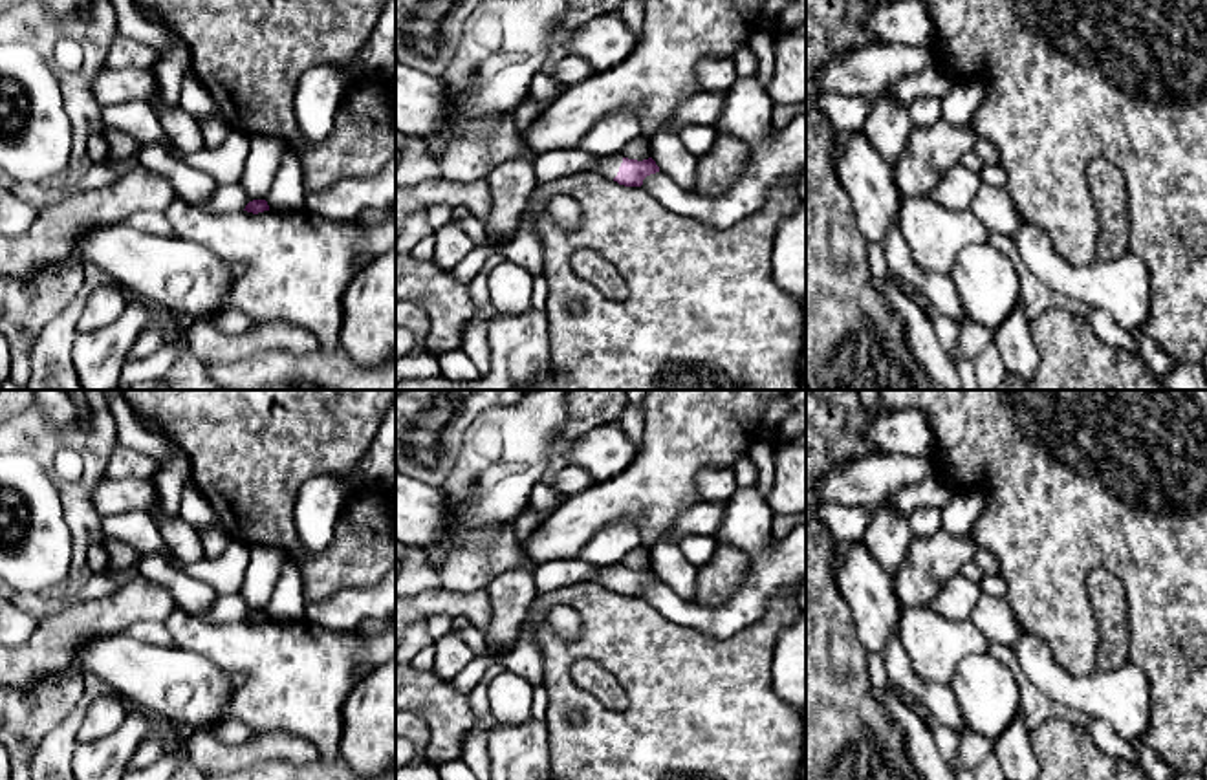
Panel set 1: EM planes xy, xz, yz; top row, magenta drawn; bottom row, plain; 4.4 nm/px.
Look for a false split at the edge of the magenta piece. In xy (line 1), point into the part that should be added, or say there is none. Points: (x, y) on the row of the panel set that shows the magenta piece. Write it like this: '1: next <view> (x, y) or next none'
1: next none

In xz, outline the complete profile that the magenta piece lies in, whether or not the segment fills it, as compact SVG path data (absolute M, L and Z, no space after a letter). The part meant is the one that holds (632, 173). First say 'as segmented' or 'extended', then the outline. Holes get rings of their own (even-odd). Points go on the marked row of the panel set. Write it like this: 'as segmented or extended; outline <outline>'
extended; outline M617 154L603 157L592 172L625 187L641 187L647 176L659 172L659 167L652 157L637 161Z

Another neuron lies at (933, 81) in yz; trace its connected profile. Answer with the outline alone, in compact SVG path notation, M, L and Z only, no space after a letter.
M934 59L921 71L901 79L886 88L886 93L901 106L908 108L919 99L943 99L954 86L947 70Z

